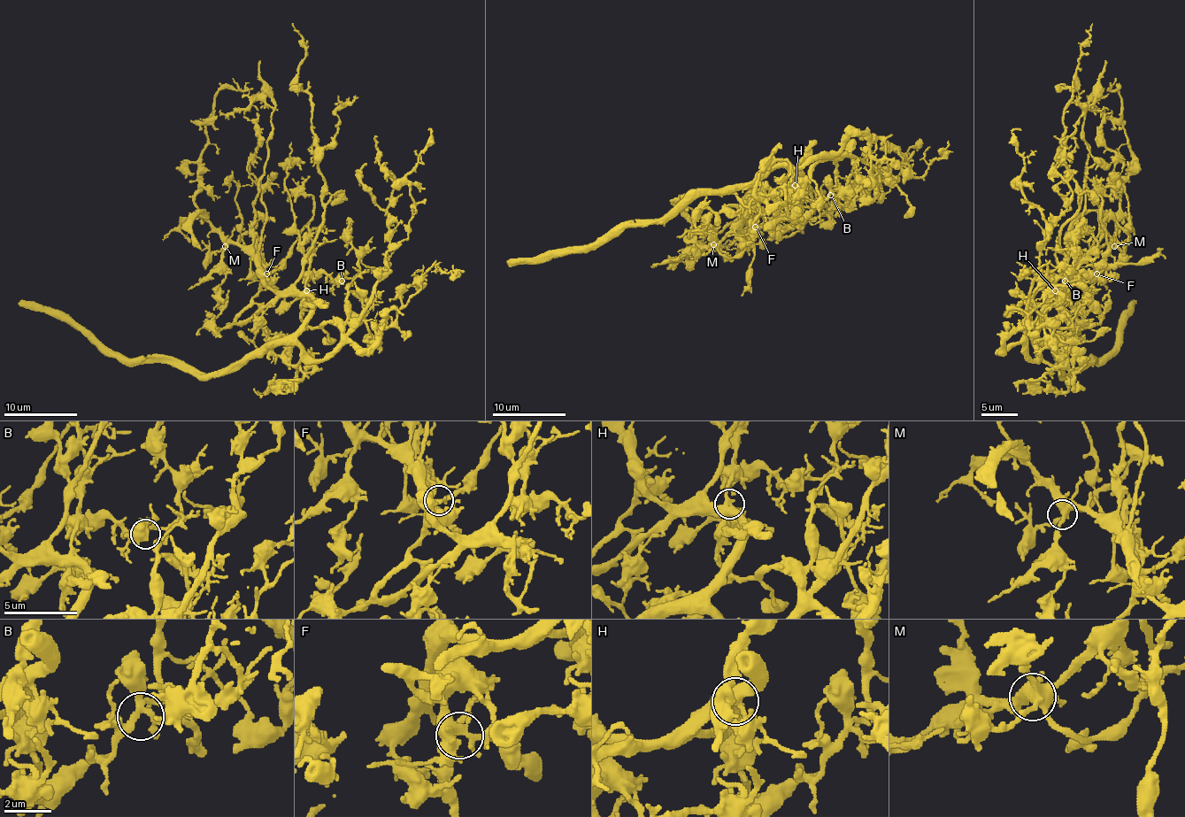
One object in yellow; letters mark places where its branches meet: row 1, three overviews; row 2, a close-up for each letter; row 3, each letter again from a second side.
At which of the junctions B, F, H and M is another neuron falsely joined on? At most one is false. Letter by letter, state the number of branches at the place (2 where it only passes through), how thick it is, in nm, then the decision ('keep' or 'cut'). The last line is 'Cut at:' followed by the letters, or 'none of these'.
B: branches 5; calibre 240 nm; keep
F: branches 6; calibre 360 nm; keep
H: branches 5; calibre 440 nm; keep
M: branches 4; calibre 420 nm; keep
Cut at: none of these

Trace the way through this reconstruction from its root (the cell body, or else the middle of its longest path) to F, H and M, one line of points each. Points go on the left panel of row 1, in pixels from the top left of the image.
F: (309, 318), (311, 306), (298, 296), (273, 290), (265, 282), (266, 273)
H: (309, 318), (312, 296), (307, 290)
M: (309, 318), (311, 306), (307, 303), (283, 290), (273, 290), (250, 255), (235, 244), (228, 242), (225, 246)

